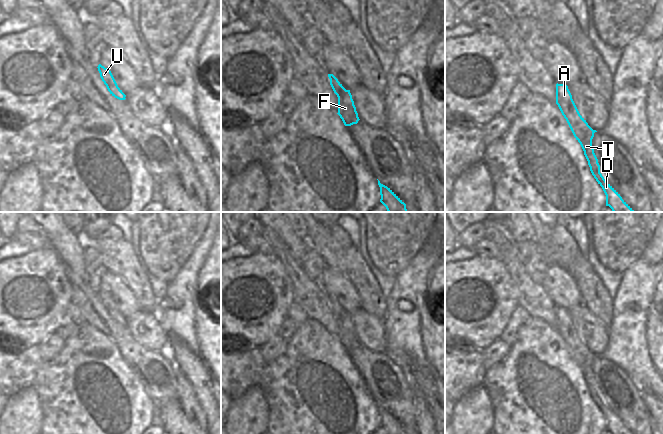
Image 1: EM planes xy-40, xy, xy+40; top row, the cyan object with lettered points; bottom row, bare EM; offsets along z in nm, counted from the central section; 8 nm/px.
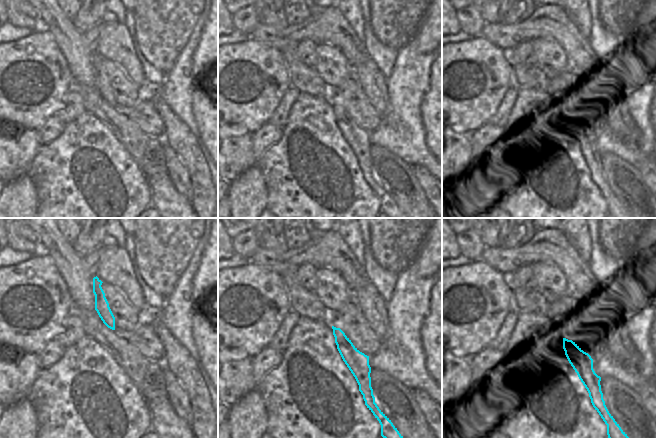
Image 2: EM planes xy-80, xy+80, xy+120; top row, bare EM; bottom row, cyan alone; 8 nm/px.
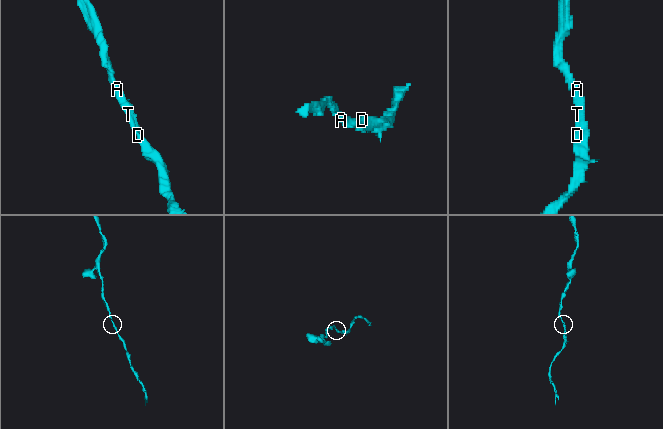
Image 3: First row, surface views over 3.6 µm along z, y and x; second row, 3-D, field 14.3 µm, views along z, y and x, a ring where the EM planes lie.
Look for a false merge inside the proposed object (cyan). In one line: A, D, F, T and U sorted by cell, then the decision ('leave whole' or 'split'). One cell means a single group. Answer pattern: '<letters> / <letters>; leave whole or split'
A D F T U; leave whole

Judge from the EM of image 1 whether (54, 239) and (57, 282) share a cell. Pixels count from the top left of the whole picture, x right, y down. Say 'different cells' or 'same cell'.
different cells

